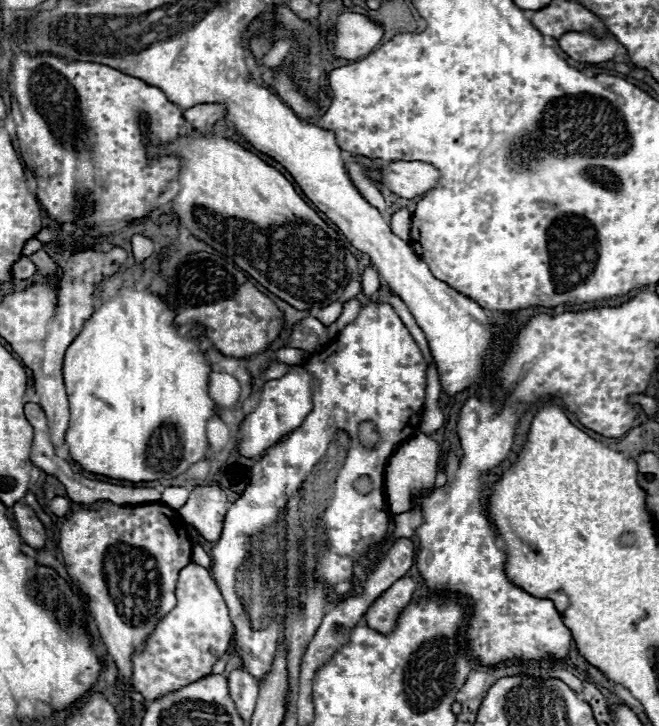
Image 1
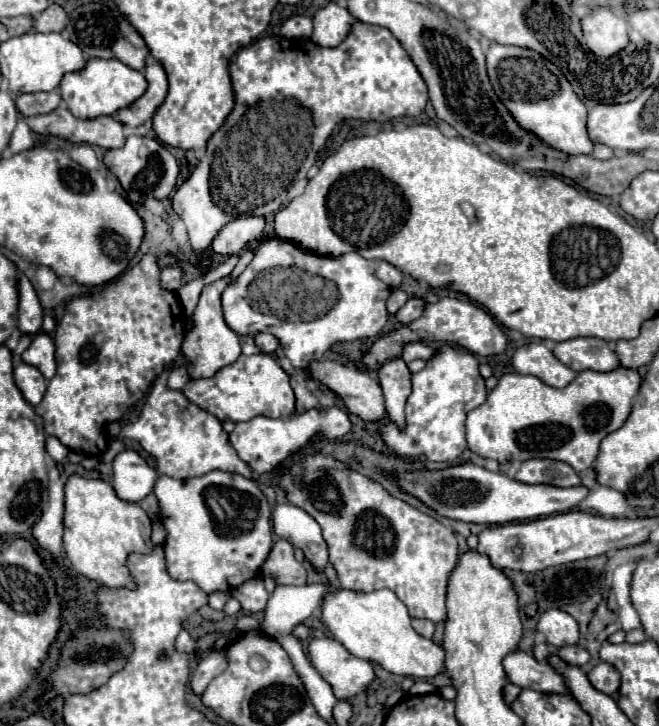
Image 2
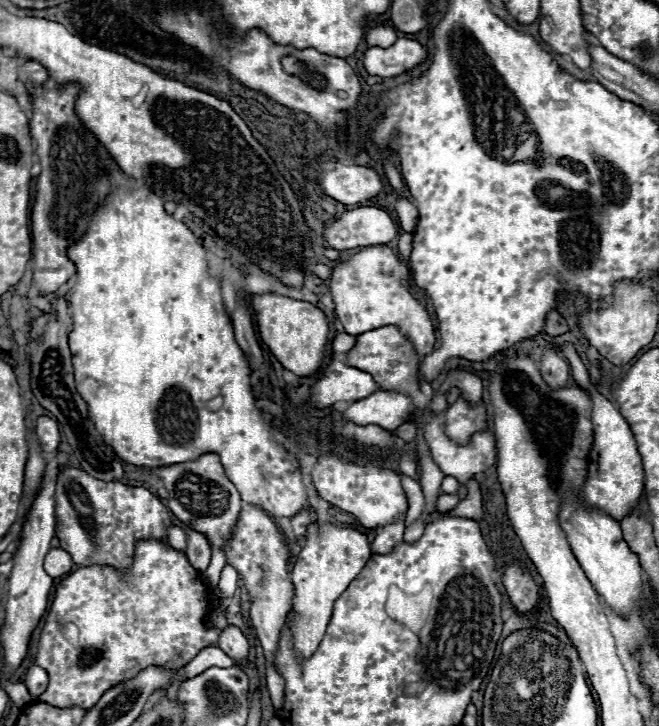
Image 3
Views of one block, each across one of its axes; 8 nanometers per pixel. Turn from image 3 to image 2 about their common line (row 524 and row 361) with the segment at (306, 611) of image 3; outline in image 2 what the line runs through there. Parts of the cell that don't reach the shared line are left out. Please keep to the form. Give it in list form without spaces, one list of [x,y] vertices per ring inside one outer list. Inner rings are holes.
[[[312,360],[308,364],[308,374],[318,380],[320,384],[324,384],[328,390],[332,390],[336,396],[342,398],[342,402],[346,404],[348,412],[360,416],[362,420],[366,422],[376,422],[380,418],[384,418],[386,414],[386,408],[384,408],[384,396],[382,396],[382,390],[378,386],[378,382],[374,378],[370,378],[368,372],[364,370],[358,370],[354,366],[348,366],[348,364],[340,364],[340,362],[334,362],[334,360]]]

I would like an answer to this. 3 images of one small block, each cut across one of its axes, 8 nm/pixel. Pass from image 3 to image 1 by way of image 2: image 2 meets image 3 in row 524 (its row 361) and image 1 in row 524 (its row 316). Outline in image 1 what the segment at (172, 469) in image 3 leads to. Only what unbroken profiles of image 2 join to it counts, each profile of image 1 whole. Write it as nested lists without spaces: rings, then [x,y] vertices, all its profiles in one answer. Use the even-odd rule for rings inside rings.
[[[196,486],[188,502],[178,510],[180,516],[192,524],[200,536],[204,536],[210,542],[216,542],[222,534],[224,516],[230,508],[230,502],[226,498],[226,492],[218,486]]]

